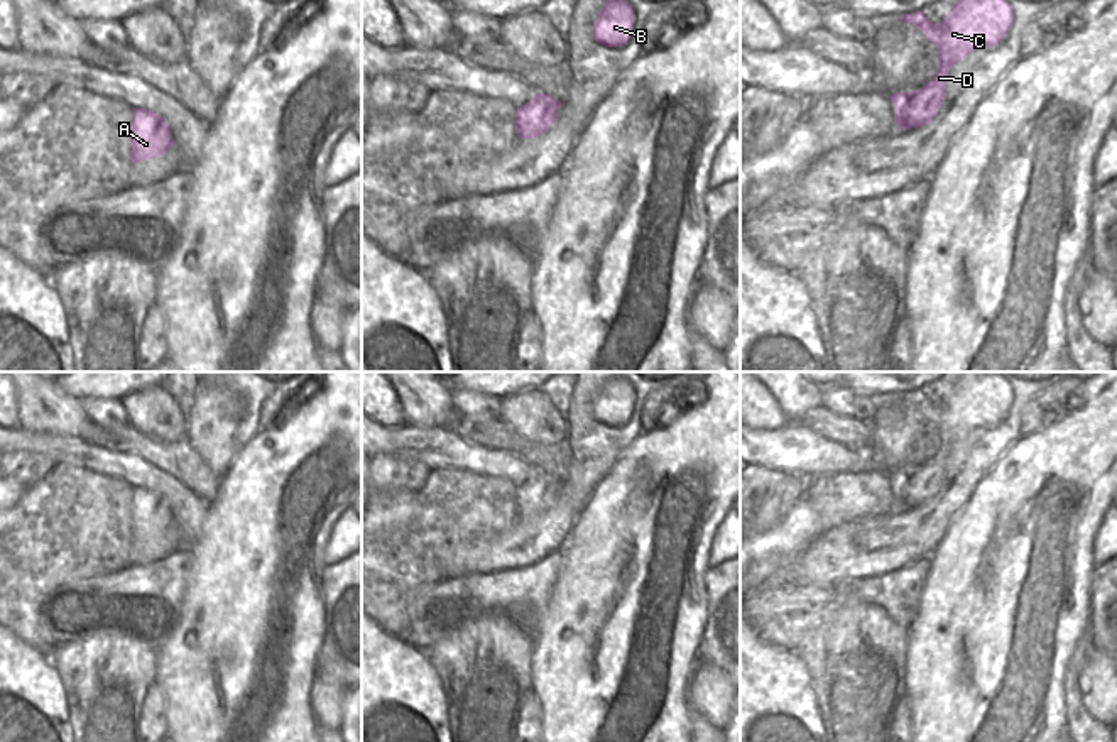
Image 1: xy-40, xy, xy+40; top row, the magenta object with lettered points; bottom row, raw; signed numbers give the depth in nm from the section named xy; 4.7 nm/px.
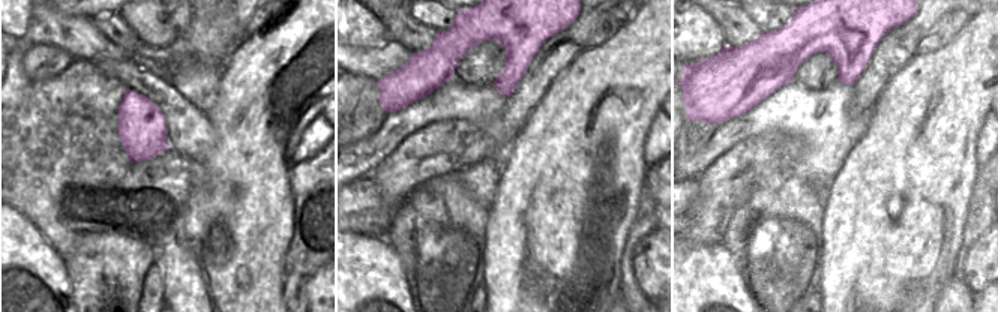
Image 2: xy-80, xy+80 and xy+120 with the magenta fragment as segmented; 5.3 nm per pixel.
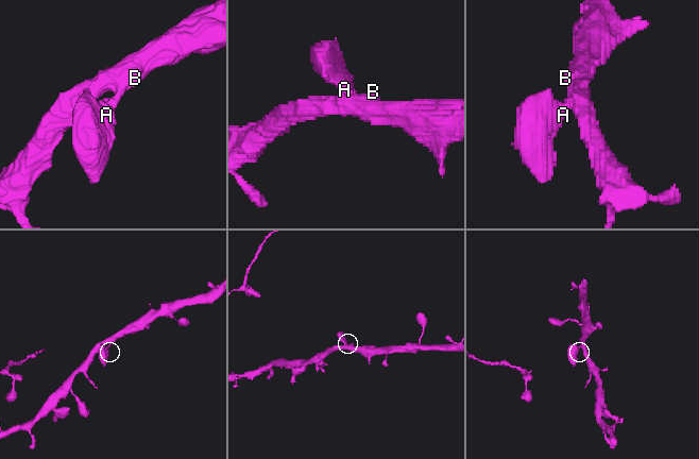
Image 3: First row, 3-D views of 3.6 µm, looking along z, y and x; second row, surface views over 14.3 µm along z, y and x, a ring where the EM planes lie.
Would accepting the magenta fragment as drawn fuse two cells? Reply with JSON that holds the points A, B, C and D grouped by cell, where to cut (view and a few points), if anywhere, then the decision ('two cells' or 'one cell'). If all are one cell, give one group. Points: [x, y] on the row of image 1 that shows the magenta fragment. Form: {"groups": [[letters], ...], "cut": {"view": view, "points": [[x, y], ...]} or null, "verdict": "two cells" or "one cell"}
{"groups": [["A", "B", "C", "D"]], "cut": null, "verdict": "one cell"}

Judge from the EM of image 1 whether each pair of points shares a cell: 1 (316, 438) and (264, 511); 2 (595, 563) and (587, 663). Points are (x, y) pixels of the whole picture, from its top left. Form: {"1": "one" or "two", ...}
{"1": "one", "2": "one"}

